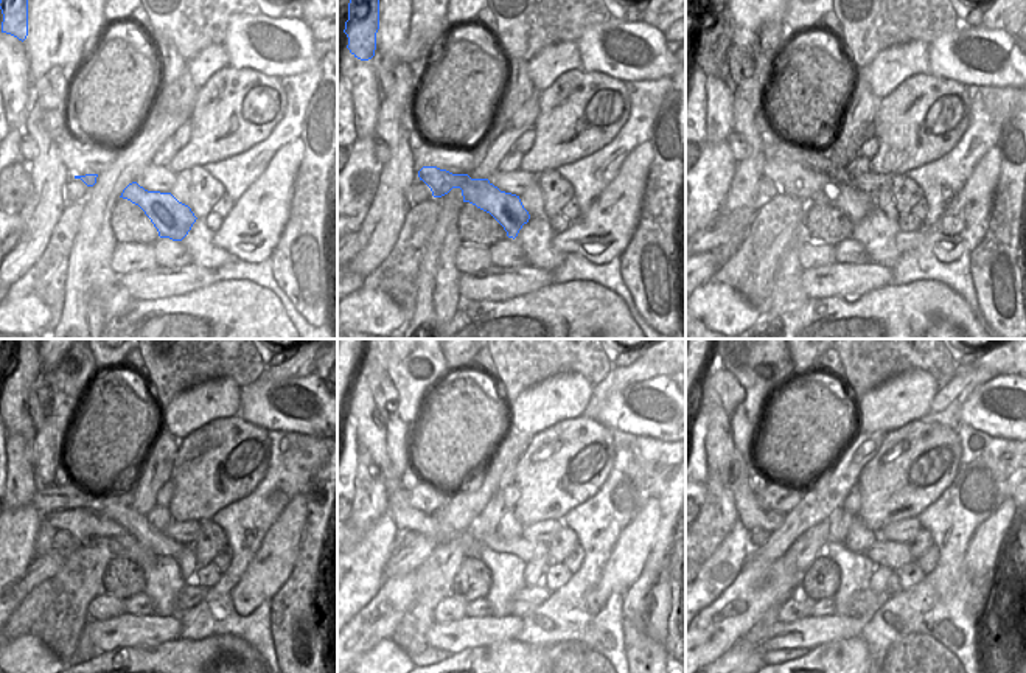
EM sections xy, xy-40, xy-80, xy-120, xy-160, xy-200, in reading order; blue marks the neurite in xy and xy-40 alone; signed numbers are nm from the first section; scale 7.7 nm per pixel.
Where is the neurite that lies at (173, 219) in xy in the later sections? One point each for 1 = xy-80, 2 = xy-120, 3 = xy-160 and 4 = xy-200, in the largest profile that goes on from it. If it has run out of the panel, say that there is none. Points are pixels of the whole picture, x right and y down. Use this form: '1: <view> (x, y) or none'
1: xy-80 (793, 179)
2: xy-120 (90, 527)
3: xy-160 (370, 428)
4: xy-200 (722, 456)

